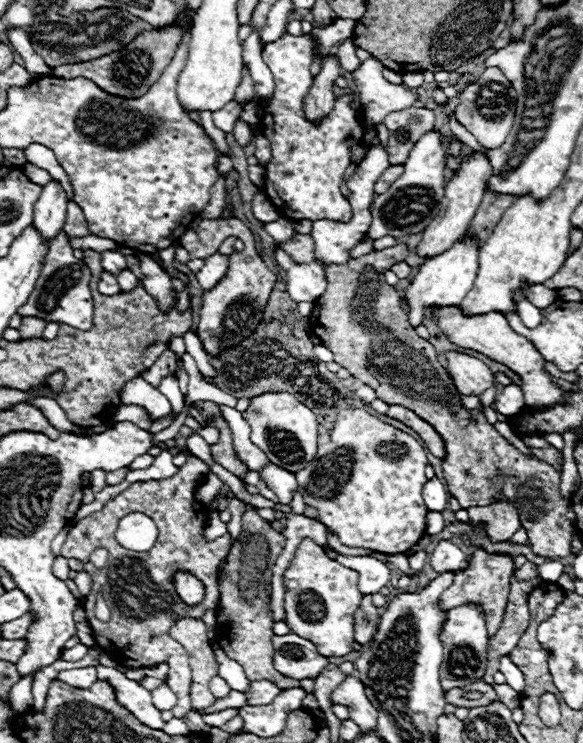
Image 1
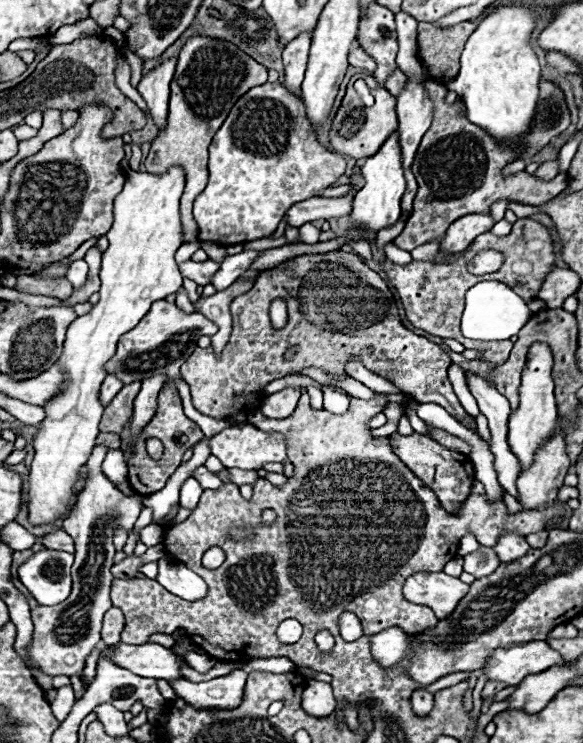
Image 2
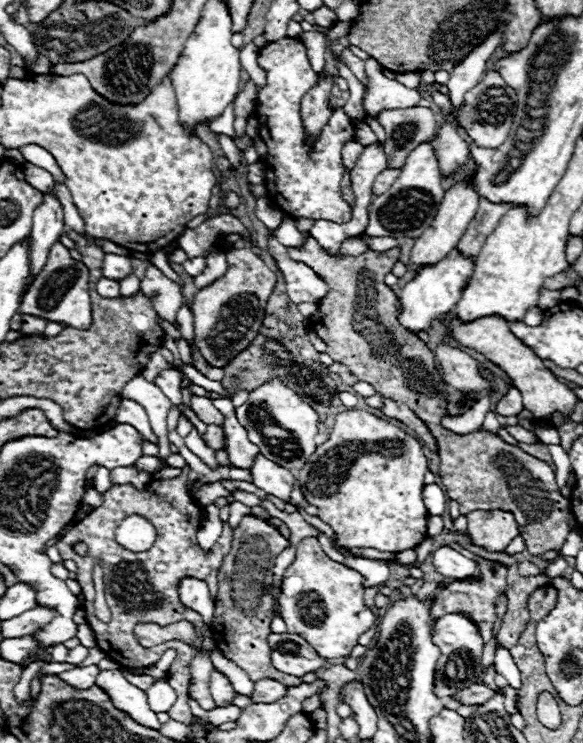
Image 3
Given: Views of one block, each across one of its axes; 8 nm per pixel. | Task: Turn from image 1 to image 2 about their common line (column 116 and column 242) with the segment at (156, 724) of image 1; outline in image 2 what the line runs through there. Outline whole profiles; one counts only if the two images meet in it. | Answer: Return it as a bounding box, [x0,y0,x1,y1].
[170,670,246,710]

